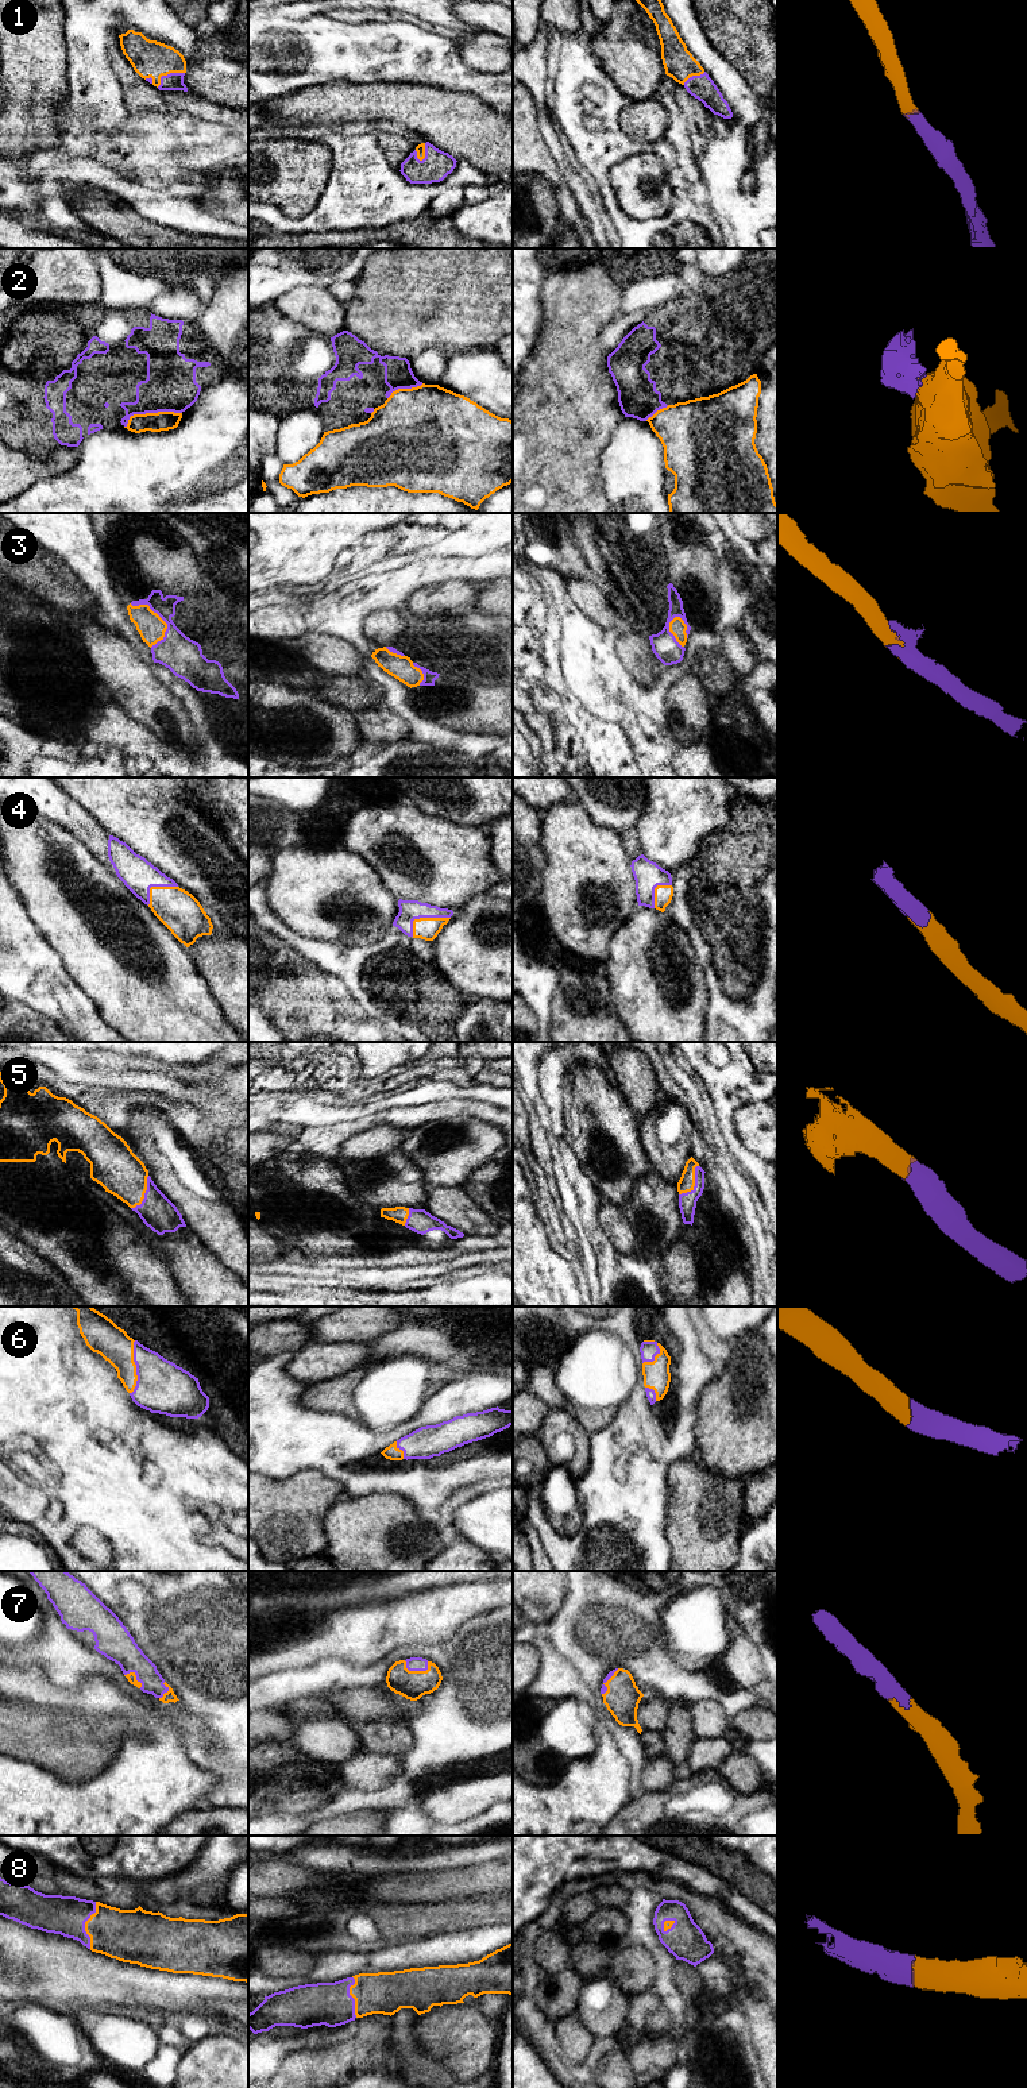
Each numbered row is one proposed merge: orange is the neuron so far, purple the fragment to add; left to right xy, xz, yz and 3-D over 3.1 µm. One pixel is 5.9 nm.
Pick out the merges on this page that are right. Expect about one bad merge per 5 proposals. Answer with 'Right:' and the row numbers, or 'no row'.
Right: 1, 3, 4, 5, 6, 7, 8

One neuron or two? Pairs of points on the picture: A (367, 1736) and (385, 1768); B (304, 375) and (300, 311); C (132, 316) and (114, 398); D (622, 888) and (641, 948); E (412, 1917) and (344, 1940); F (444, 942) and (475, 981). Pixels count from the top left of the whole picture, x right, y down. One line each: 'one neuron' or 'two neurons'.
A: two neurons
B: two neurons
C: one neuron
D: two neurons
E: one neuron
F: one neuron

